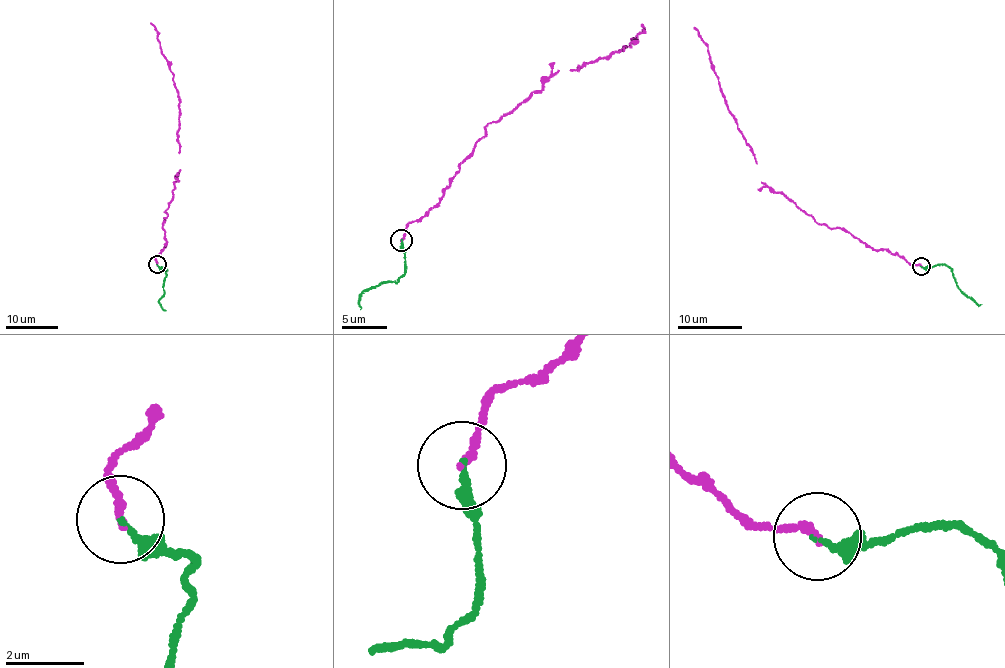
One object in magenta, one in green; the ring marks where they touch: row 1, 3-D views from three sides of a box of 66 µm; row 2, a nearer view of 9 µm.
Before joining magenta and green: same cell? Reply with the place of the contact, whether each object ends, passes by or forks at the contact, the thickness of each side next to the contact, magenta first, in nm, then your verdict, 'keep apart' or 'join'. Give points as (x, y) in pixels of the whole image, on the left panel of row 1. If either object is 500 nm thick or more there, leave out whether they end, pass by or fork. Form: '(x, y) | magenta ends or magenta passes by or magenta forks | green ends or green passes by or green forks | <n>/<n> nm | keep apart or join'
(157, 264) | magenta ends | green ends | 220/120 nm | join

